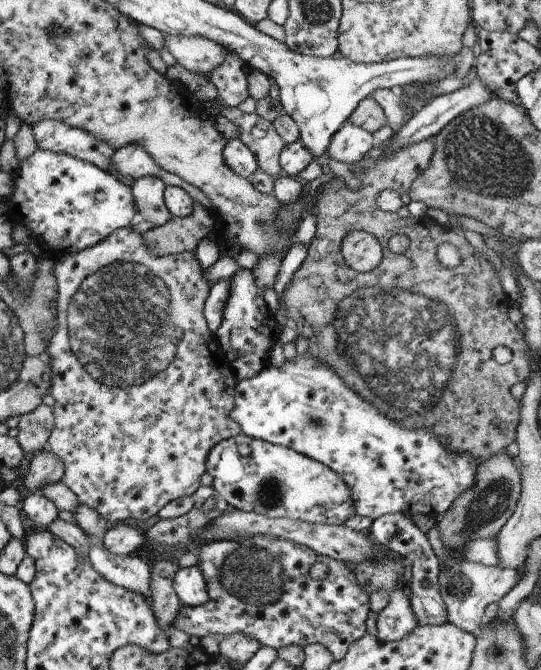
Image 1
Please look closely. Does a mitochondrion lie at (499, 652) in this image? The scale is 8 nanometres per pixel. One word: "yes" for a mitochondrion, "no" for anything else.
yes

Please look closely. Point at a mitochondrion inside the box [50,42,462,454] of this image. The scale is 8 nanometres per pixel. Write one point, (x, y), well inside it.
(125, 334)

